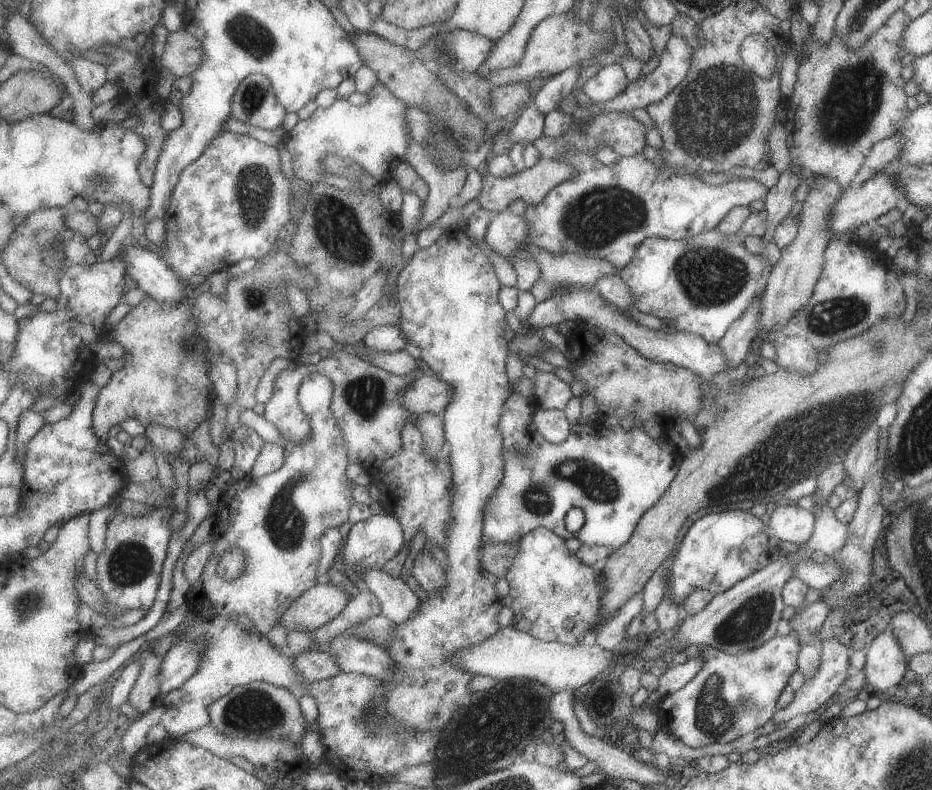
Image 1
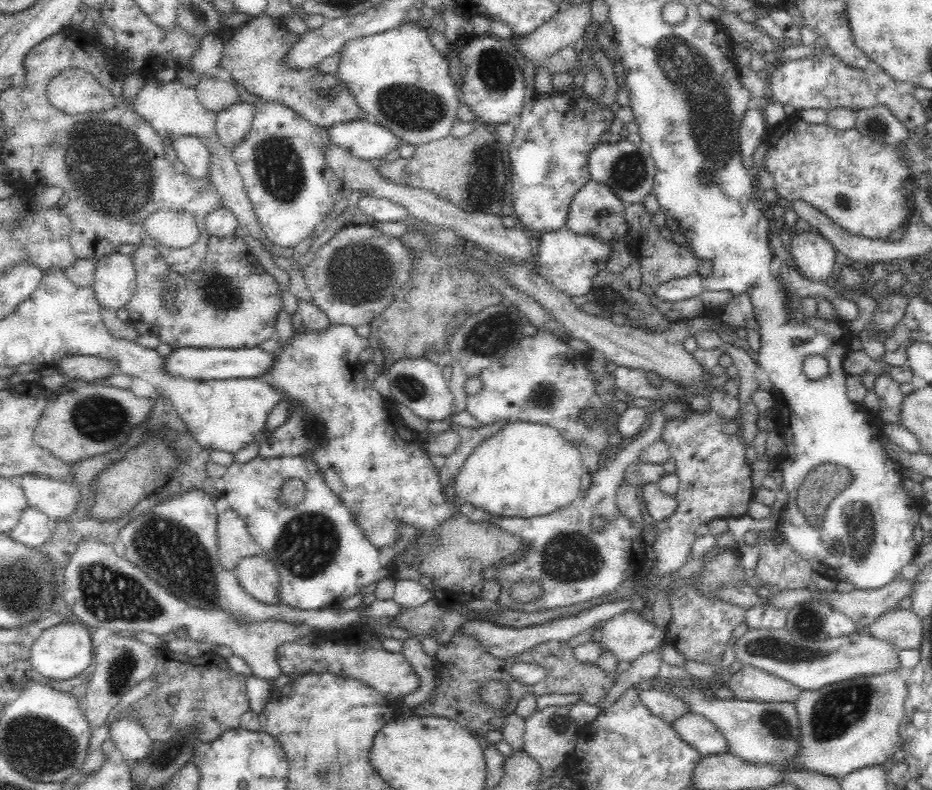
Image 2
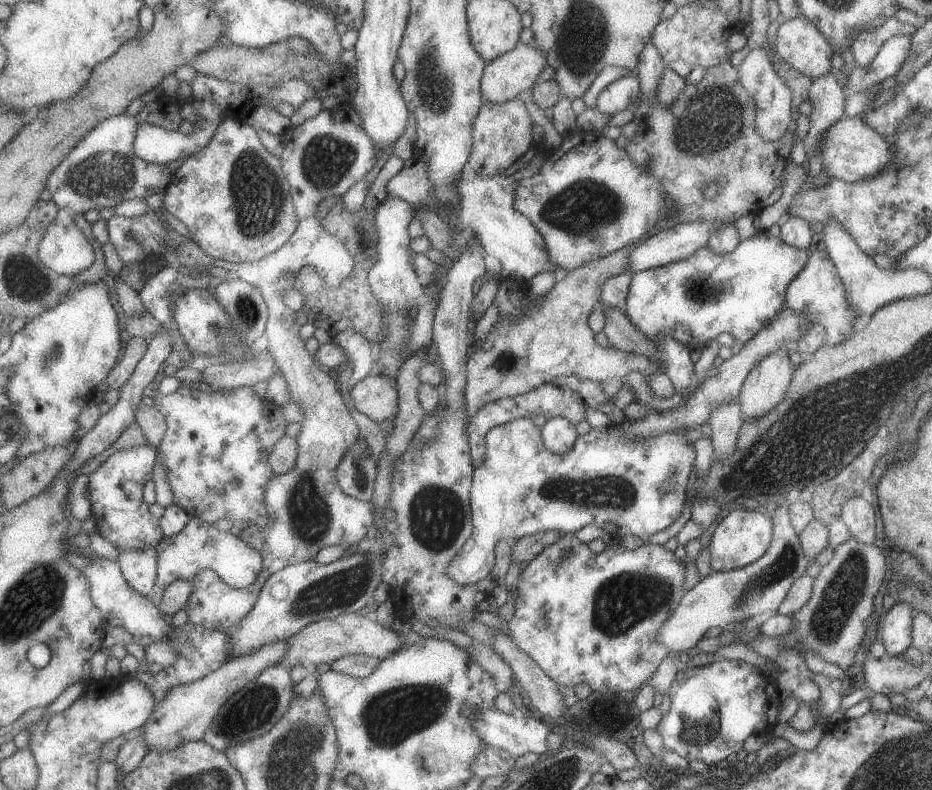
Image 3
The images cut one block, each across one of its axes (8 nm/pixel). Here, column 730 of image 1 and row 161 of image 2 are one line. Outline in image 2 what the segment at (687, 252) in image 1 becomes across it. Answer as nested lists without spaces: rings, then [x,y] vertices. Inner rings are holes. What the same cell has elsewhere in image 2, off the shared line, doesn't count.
[[[257,101],[255,104],[255,117],[253,124],[250,127],[250,132],[246,136],[246,140],[234,148],[233,159],[236,162],[236,167],[240,177],[244,182],[244,191],[248,195],[248,200],[252,203],[252,209],[254,209],[254,215],[258,217],[258,223],[264,231],[267,240],[273,246],[278,246],[279,248],[290,248],[297,246],[304,238],[310,237],[310,233],[314,230],[314,227],[324,220],[328,215],[334,211],[335,200],[338,198],[337,194],[344,189],[343,183],[340,181],[340,178],[334,174],[334,172],[326,165],[325,159],[325,149],[332,144],[328,135],[328,132],[325,127],[315,126],[301,118],[297,113],[294,113],[291,109],[288,109],[286,106],[276,102],[263,102]]]

